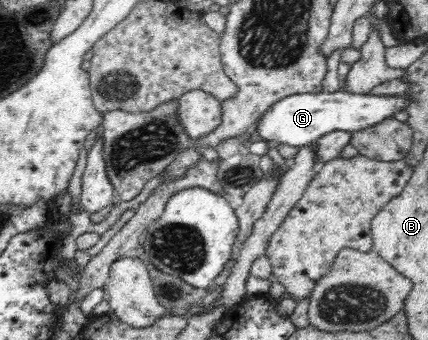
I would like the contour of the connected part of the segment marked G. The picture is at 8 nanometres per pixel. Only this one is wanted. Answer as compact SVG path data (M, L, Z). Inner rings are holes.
M336 91L306 92L280 99L261 115L257 122L258 134L266 141L277 141L302 148L312 145L322 135L331 131L362 131L382 123L396 113L404 111L410 105L406 95L384 96L373 94L356 94L354 92Z

